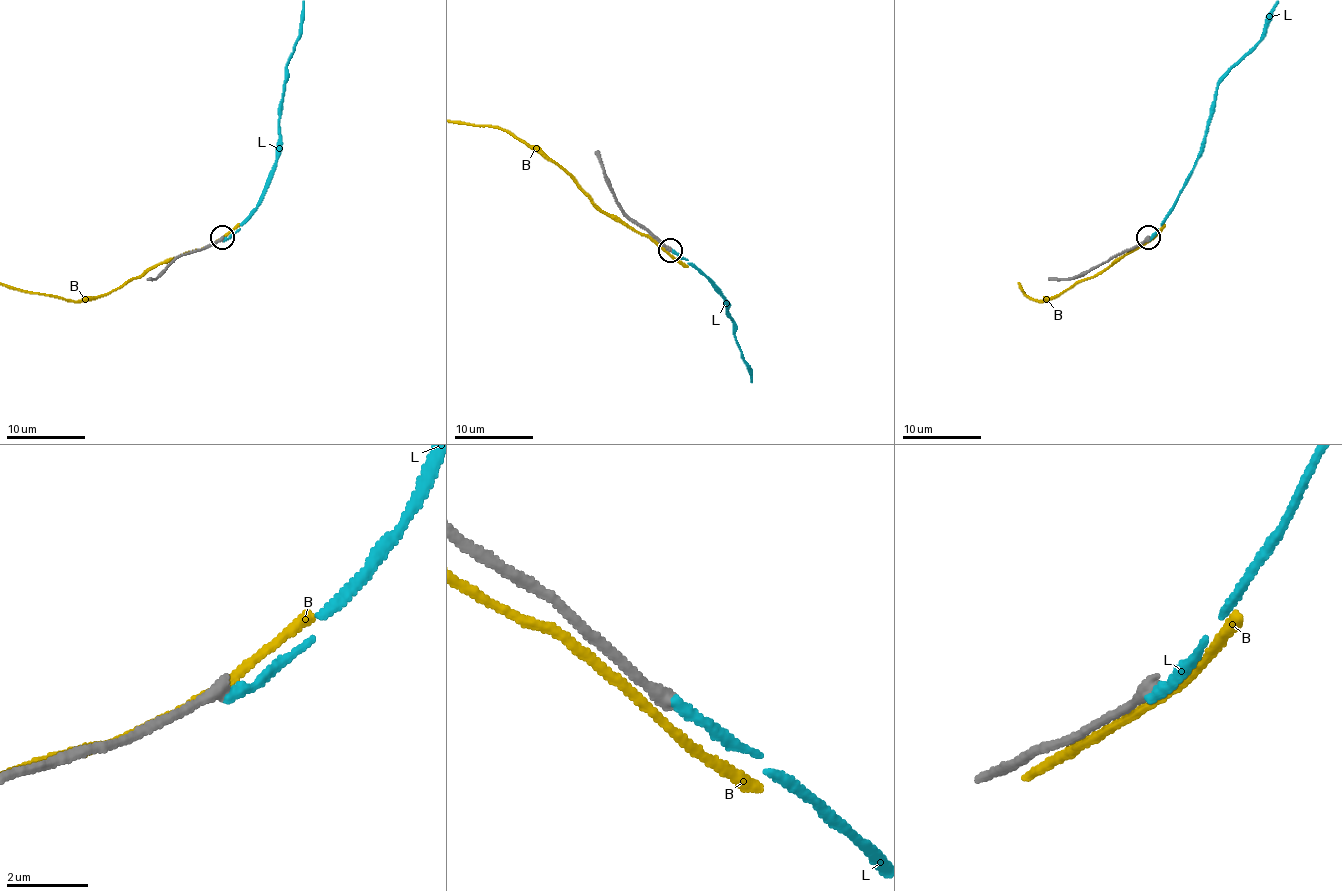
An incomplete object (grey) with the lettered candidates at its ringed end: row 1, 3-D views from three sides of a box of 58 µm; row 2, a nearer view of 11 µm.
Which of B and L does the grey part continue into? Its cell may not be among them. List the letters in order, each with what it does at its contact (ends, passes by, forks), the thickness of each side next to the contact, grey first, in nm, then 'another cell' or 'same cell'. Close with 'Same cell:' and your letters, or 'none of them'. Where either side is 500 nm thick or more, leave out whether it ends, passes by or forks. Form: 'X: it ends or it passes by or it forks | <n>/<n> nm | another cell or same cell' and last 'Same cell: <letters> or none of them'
B: it passes by | 220/220 nm | another cell
L: it ends | 360/280 nm | another cell
Same cell: none of them

